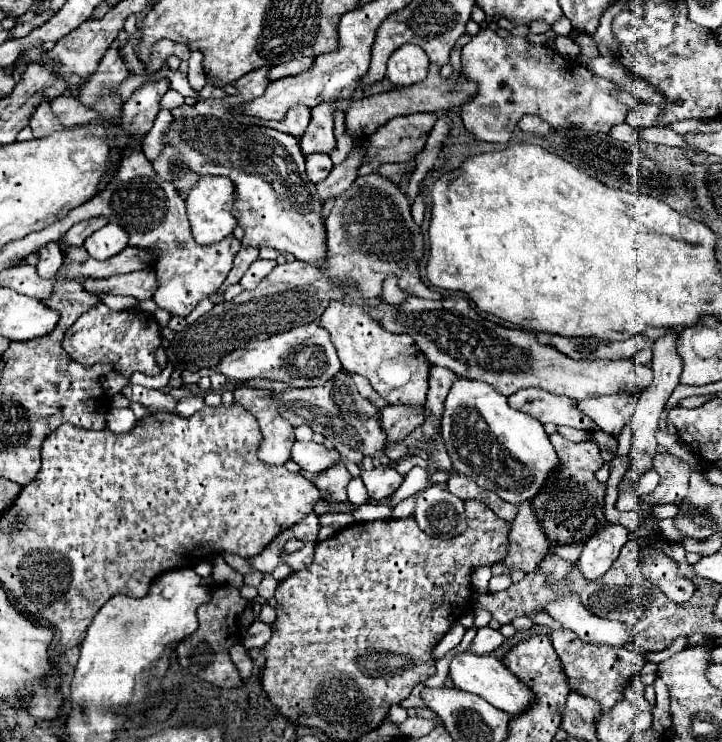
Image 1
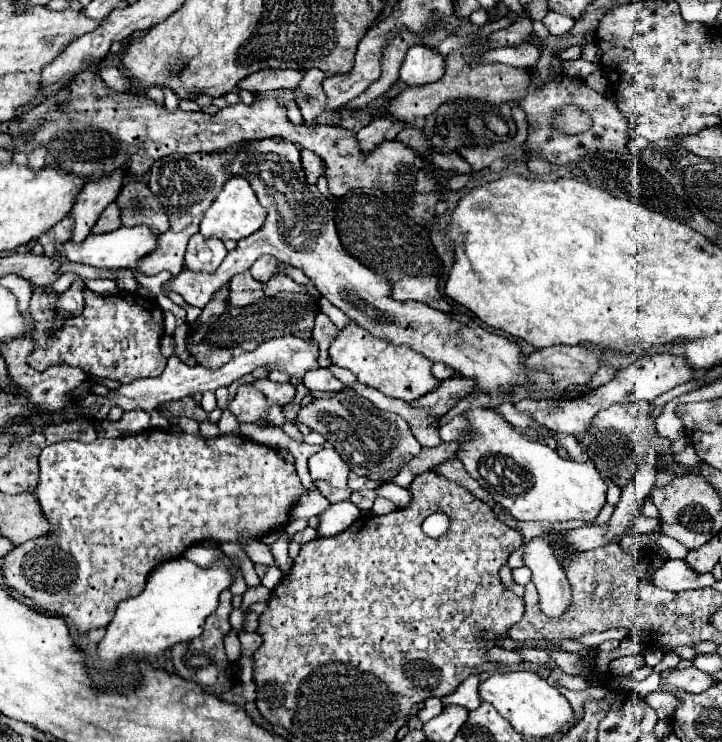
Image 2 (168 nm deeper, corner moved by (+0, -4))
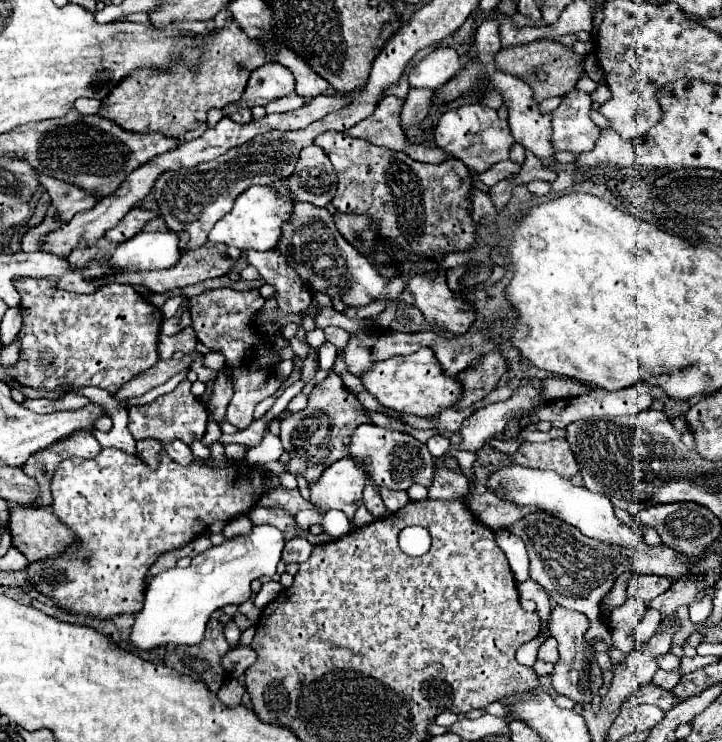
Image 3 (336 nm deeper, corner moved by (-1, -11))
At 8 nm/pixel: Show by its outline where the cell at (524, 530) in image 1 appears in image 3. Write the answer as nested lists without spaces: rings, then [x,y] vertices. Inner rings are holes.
[[[552,604],[550,632],[558,640],[558,650],[560,650],[560,658],[552,672],[552,686],[558,694],[568,696],[576,704],[584,704],[584,706],[592,704],[592,700],[598,696],[598,690],[602,686],[602,670],[594,660],[594,650],[584,640],[584,634],[588,628],[590,628],[590,622],[582,612],[566,610],[558,604]]]

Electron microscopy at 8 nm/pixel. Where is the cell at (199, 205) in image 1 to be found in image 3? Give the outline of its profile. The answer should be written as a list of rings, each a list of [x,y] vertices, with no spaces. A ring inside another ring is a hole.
[[[252,186],[238,196],[230,214],[226,214],[210,232],[212,244],[236,246],[240,250],[272,250],[282,236],[282,224],[292,218],[294,204],[288,196],[280,196],[274,186]]]

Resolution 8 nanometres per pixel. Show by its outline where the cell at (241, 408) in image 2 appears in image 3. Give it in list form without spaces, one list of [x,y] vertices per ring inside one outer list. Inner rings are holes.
[[[218,288],[204,292],[200,296],[192,296],[186,302],[186,308],[192,318],[192,328],[196,332],[196,338],[208,346],[214,352],[224,354],[226,366],[230,368],[232,382],[234,382],[234,396],[228,404],[226,420],[234,424],[238,430],[244,430],[252,422],[252,412],[258,402],[272,396],[280,388],[280,380],[276,376],[276,370],[270,368],[258,368],[254,370],[250,362],[254,362],[260,354],[264,354],[271,344],[260,334],[257,325],[252,321],[252,314],[262,308],[262,296],[258,290],[246,290],[236,292],[232,288]]]

